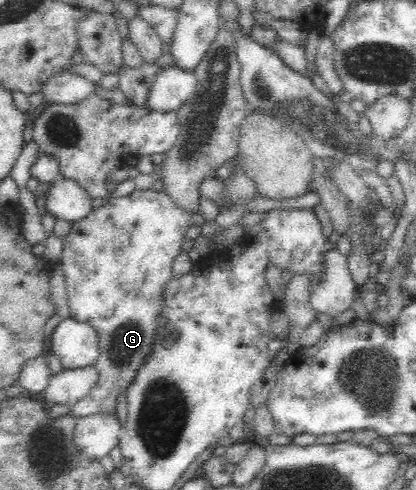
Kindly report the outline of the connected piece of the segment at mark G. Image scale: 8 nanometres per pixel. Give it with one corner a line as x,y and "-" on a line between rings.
134,189
132,194
128,194
128,196
113,196
106,204
102,204
102,206
92,209
84,218
72,222
70,233
62,238
61,244
63,245
63,252
60,257
60,262
64,271
66,301
68,301
70,317
79,322
90,324
96,330
99,338
99,358
93,365
95,372
97,372
97,381
84,398
81,398
78,402
73,404
70,408
70,416
80,418
98,414
110,415
113,414
112,412
115,413
120,394
127,392
128,386
132,385
132,382
134,382
136,376
138,376
138,372
140,372
140,369
142,369
148,361
148,356
154,354
154,346
158,340
158,335
163,332
163,322
161,322
161,318
164,318
164,309
166,307
166,304
164,304
165,296
163,295
166,293
168,284
175,278
174,272
172,272
172,262
174,262
174,258
182,252
181,248
185,241
184,233
190,224
192,224
190,221
190,216
192,216
192,214
192,211
180,208
180,206
172,200
172,197
168,196
164,191

